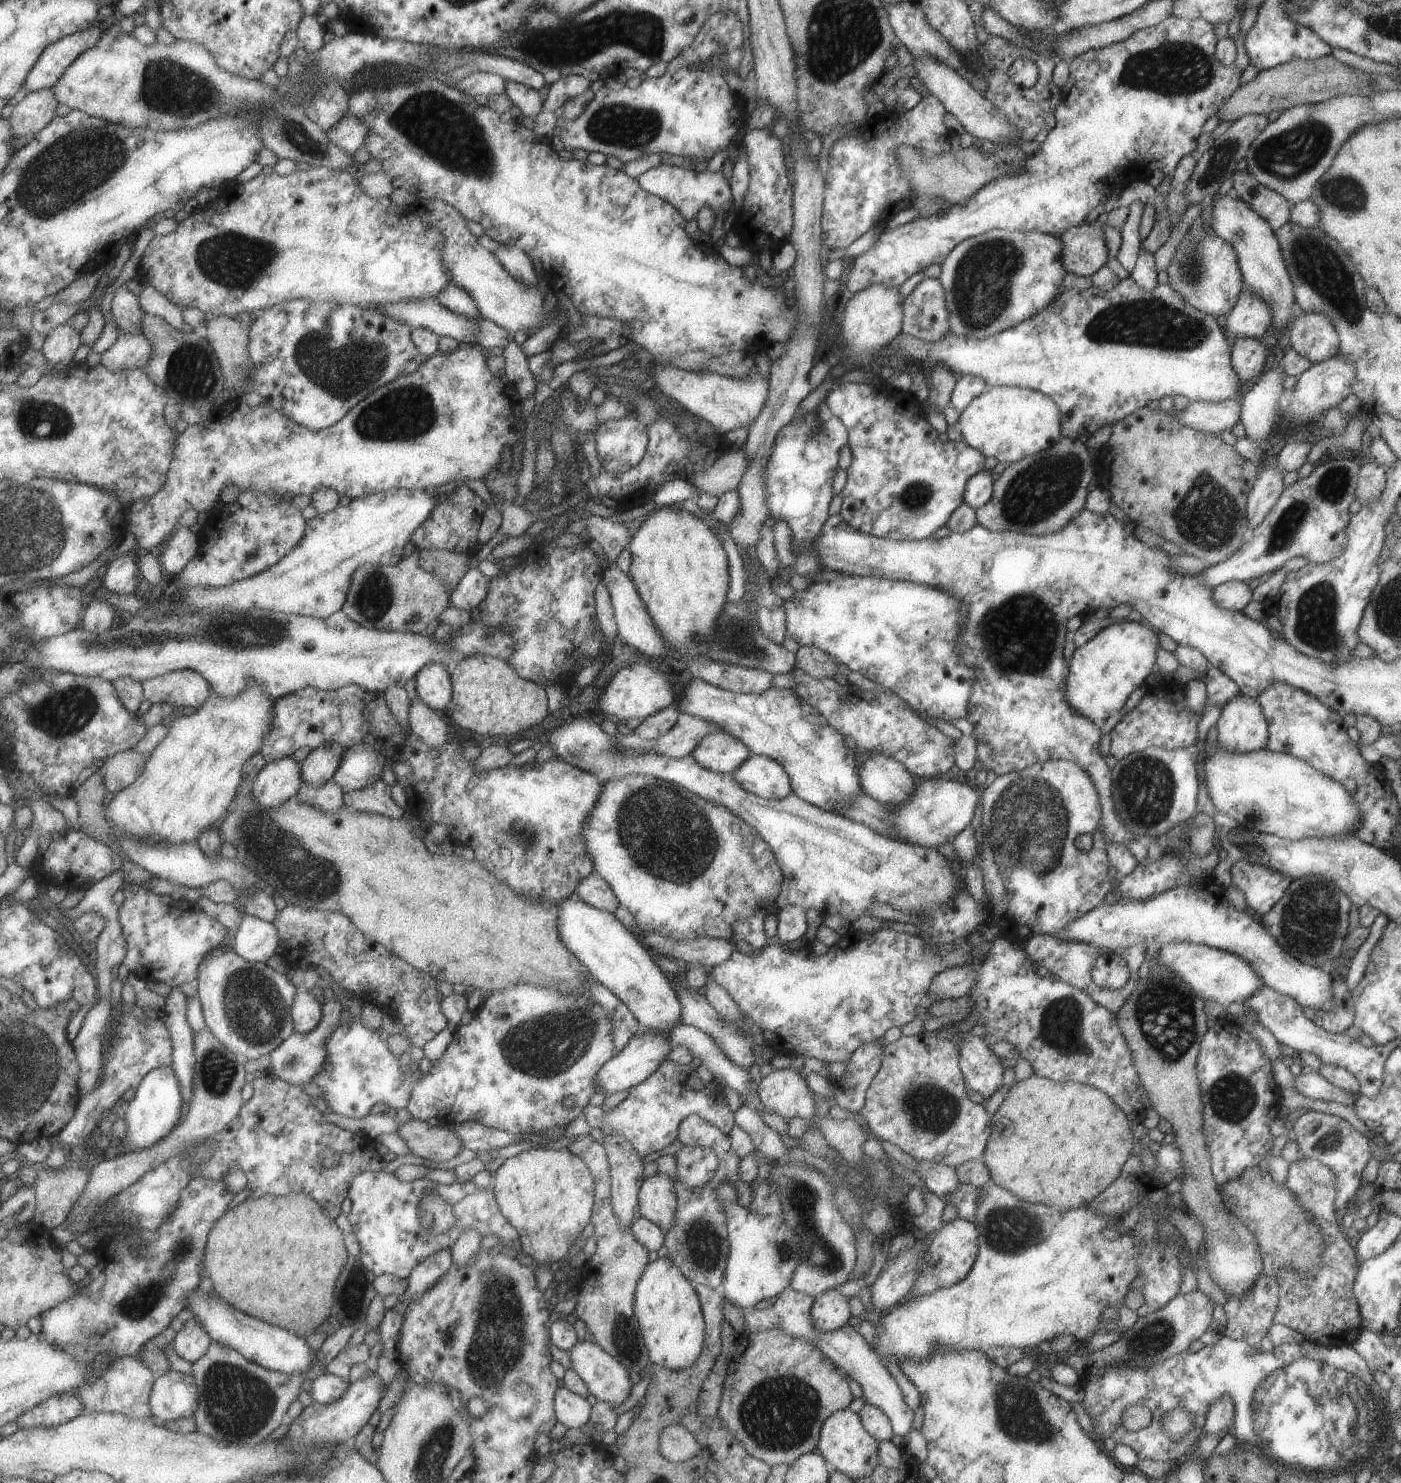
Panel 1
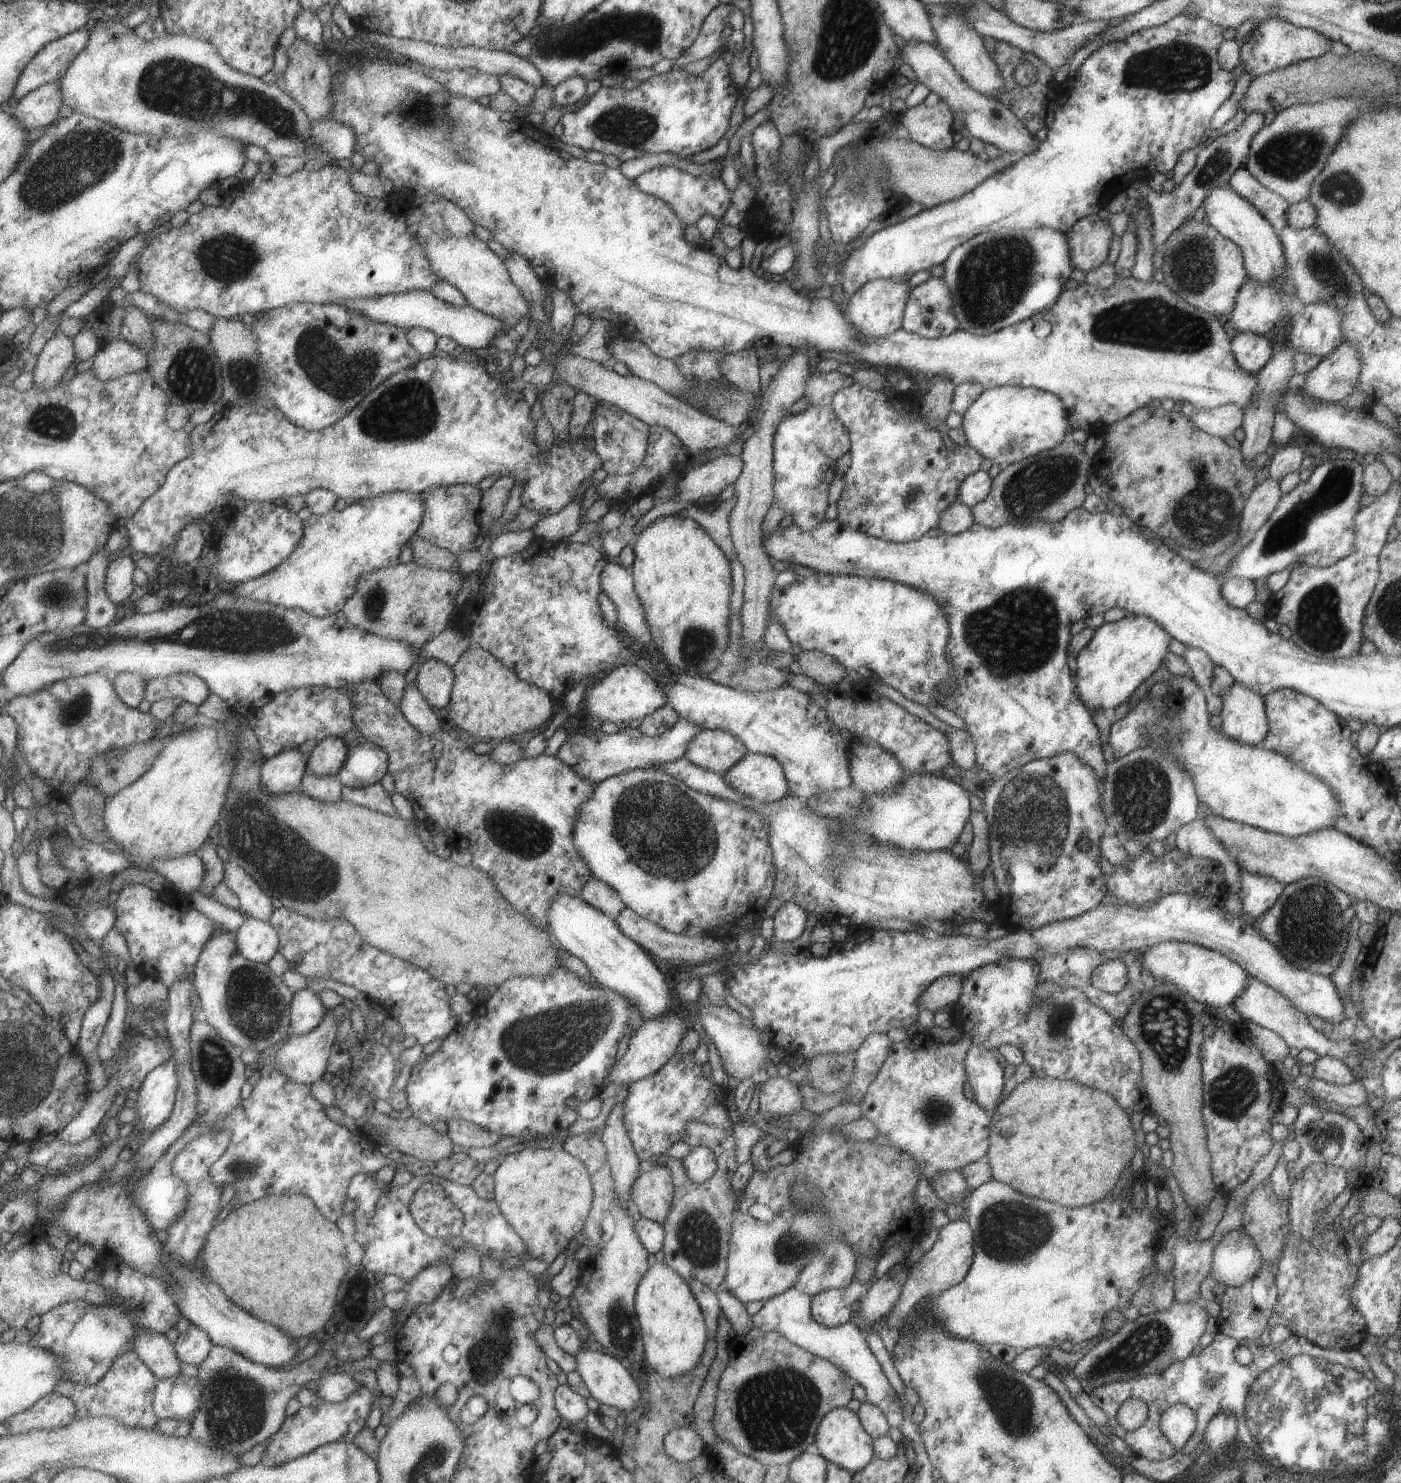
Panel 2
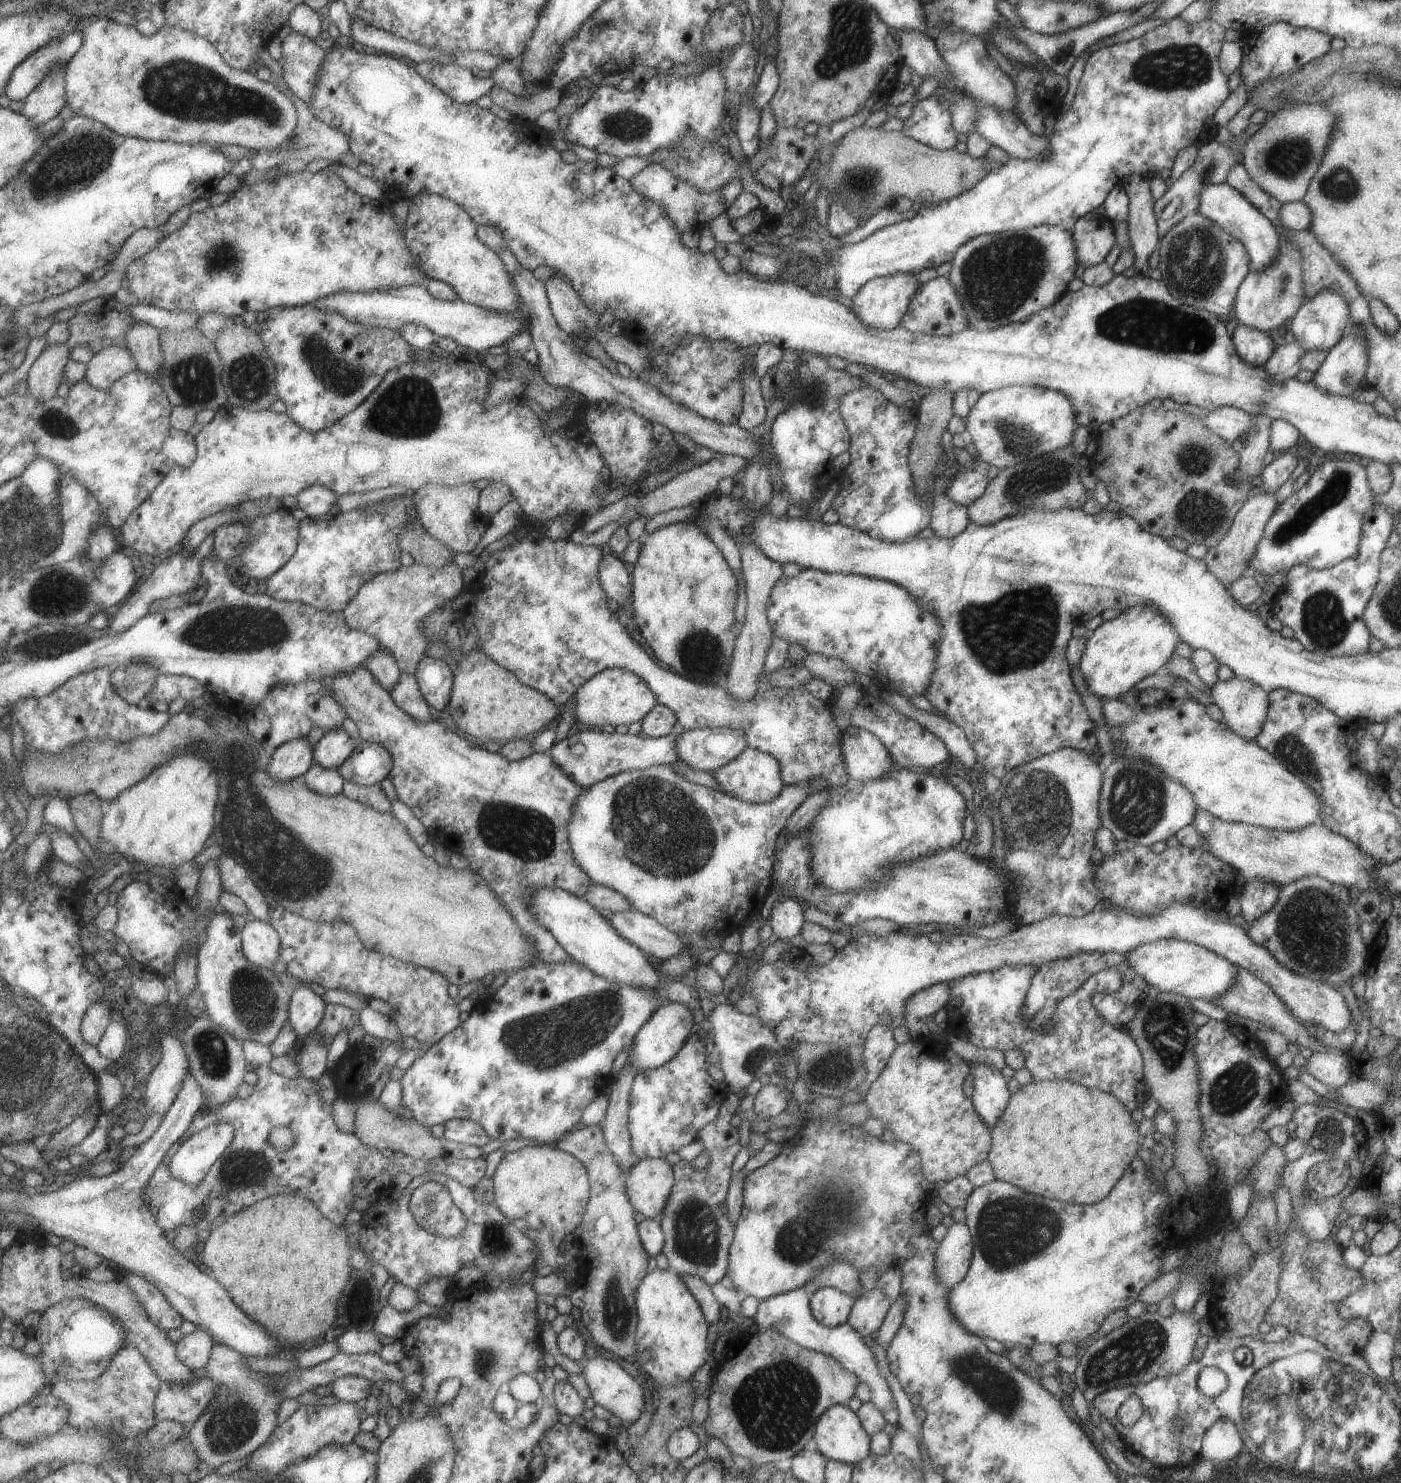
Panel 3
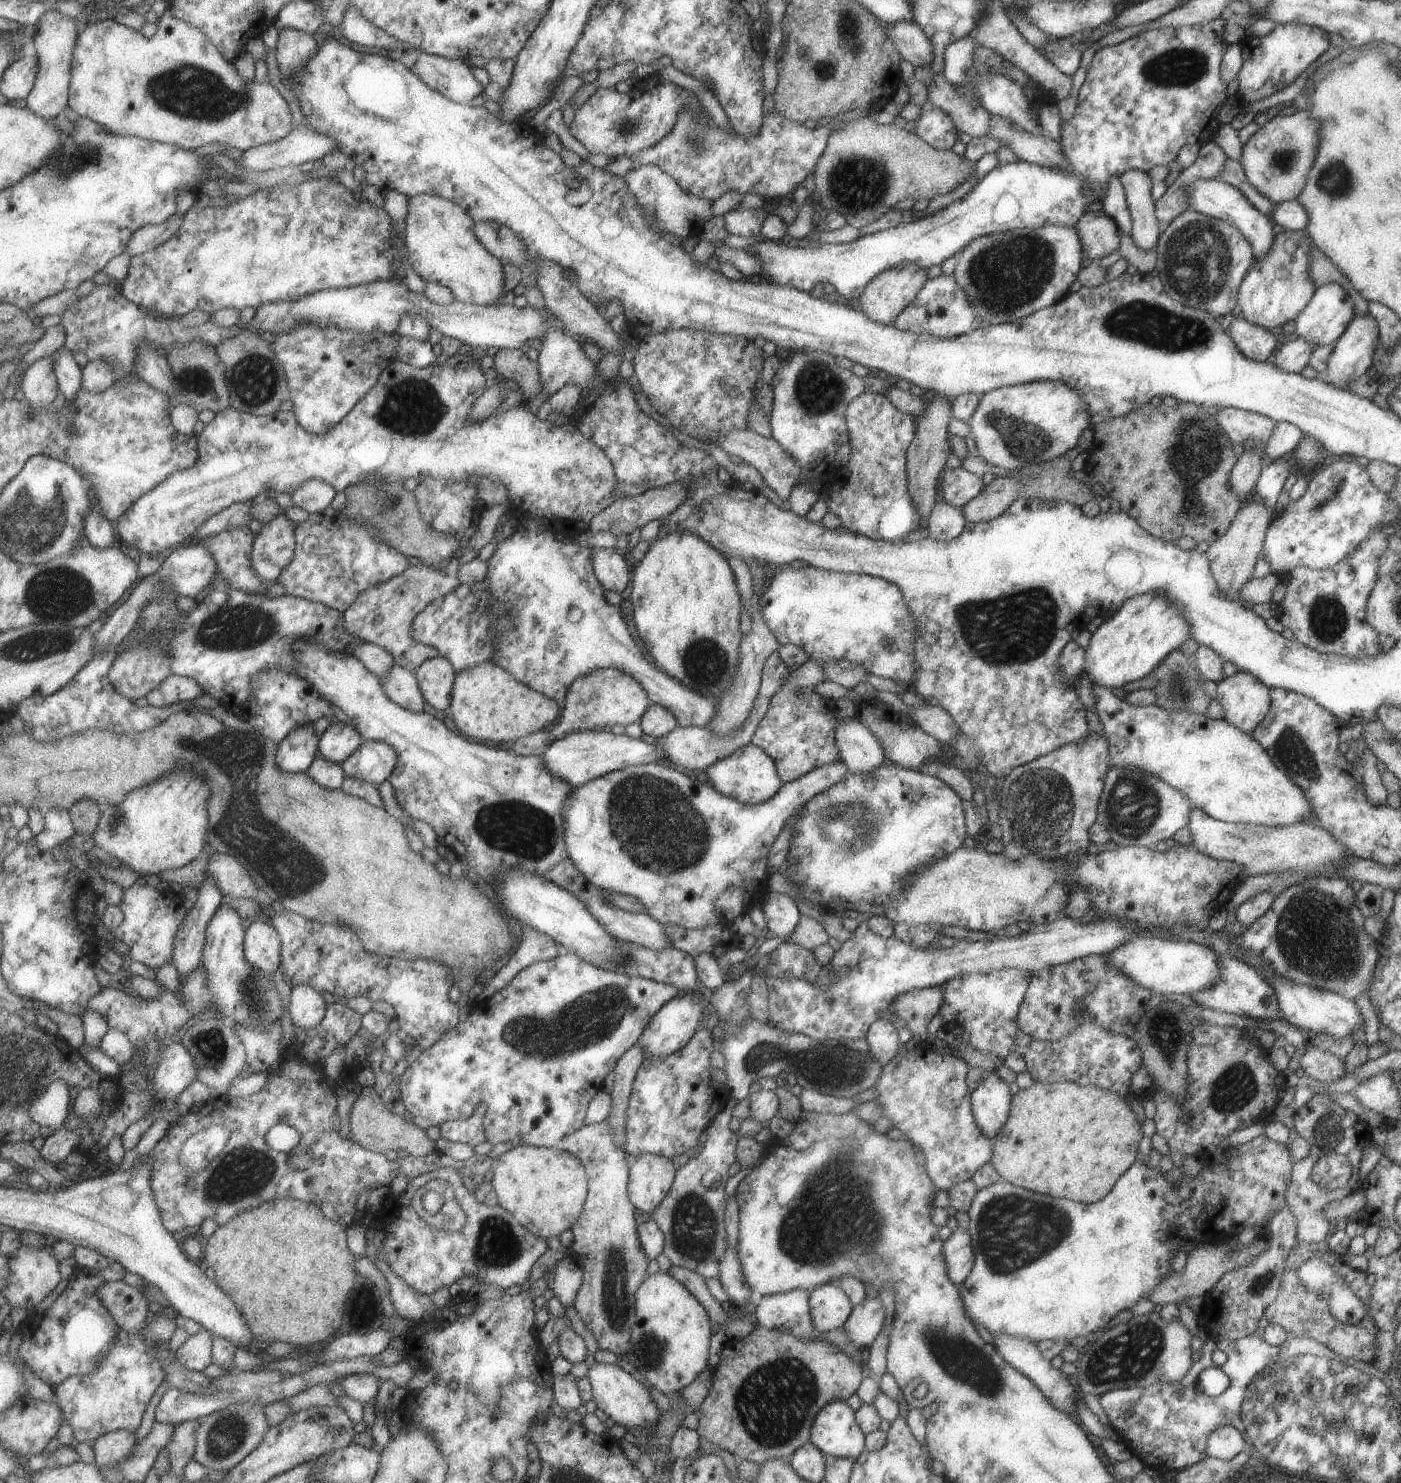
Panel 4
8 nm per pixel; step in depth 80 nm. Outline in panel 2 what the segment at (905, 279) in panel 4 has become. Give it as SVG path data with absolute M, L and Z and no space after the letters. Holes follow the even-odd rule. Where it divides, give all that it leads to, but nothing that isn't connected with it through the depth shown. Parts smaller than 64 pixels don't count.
M878 278L866 282L849 297L848 304L844 307L846 317L866 339L876 339L895 332L895 329L902 326L904 306L910 290L908 282L901 279Z

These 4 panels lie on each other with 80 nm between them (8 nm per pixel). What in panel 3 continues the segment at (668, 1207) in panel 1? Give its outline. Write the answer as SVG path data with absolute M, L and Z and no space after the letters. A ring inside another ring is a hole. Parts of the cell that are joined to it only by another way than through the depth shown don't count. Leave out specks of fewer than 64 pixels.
M645 1158L629 1170L625 1177L625 1192L631 1207L645 1219L661 1216L674 1184L670 1164L664 1158Z

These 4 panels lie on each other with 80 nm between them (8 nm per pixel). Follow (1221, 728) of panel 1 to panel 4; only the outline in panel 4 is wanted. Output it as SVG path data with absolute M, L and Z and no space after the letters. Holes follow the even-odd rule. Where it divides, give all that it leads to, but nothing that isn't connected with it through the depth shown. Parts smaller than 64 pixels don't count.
M1235 672L1216 683L1214 697L1223 708L1223 720L1250 735L1267 715L1269 689L1249 672Z

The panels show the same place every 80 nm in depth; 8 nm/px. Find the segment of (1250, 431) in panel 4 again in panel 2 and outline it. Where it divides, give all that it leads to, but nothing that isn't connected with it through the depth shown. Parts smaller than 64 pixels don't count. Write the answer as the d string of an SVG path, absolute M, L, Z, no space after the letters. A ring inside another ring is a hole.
M1229 403L1212 409L1197 409L1187 418L1203 432L1224 439L1226 436L1231 436L1237 428L1242 428L1243 415L1244 410L1242 408L1239 408L1236 404Z

